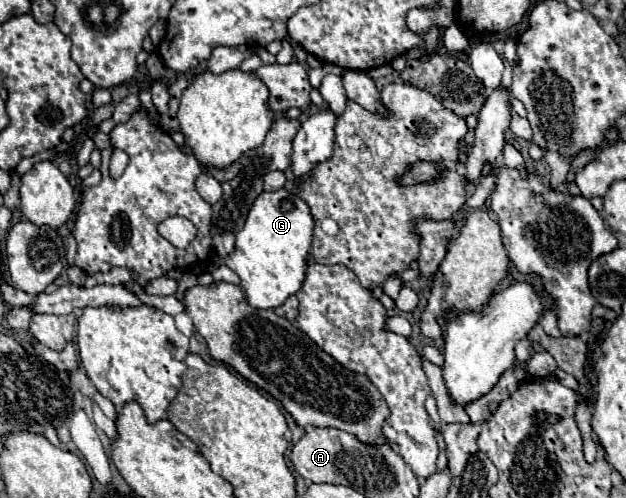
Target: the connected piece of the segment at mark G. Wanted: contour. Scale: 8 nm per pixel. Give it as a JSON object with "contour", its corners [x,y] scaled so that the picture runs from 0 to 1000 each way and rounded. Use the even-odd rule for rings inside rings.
{"contour":[[[449,378],[439,386],[420,386],[411,394],[411,402],[404,406],[395,430],[388,462],[379,470],[375,502],[363,518],[350,522],[353,530],[363,530],[372,546],[379,546],[379,554],[385,558],[391,594],[404,618],[414,618],[414,622],[442,618],[462,594],[468,594],[478,582],[478,574],[484,574],[484,558],[490,546],[490,514],[500,486],[500,458],[503,458],[503,442],[500,442],[497,418],[474,390]]]}

